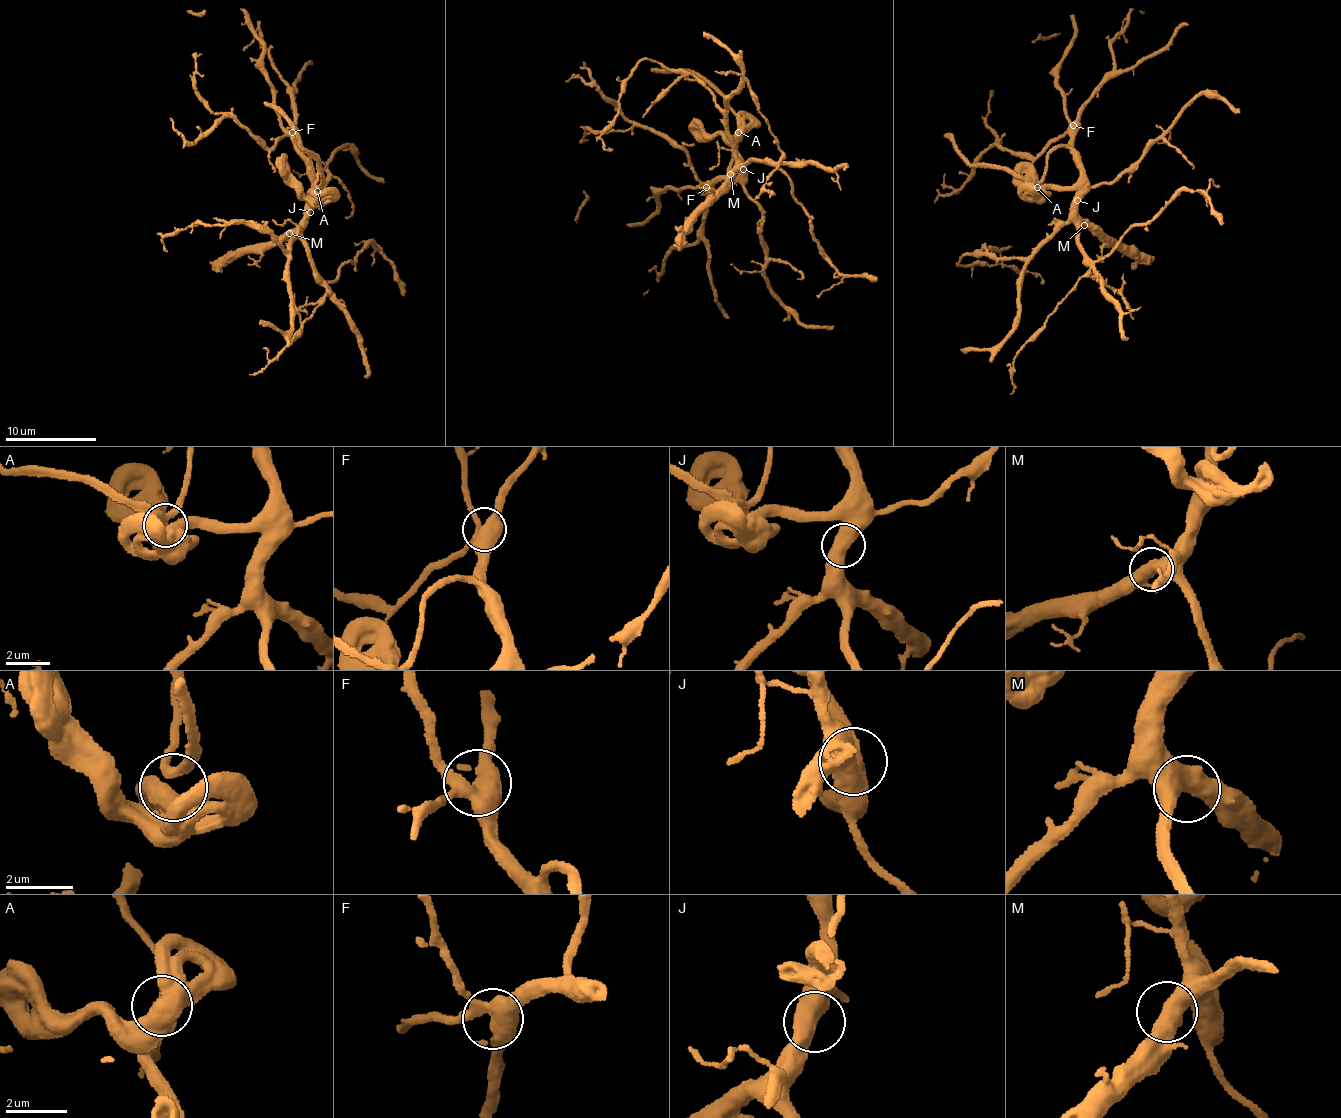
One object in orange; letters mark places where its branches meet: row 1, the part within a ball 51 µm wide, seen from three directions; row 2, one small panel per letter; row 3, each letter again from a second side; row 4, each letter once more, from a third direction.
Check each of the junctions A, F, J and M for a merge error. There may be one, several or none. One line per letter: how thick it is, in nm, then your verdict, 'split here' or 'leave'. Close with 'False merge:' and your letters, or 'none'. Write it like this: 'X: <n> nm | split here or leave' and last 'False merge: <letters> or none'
A: 440 nm | leave
F: 550 nm | leave
J: 550 nm | leave
M: 550 nm | leave
False merge: none

